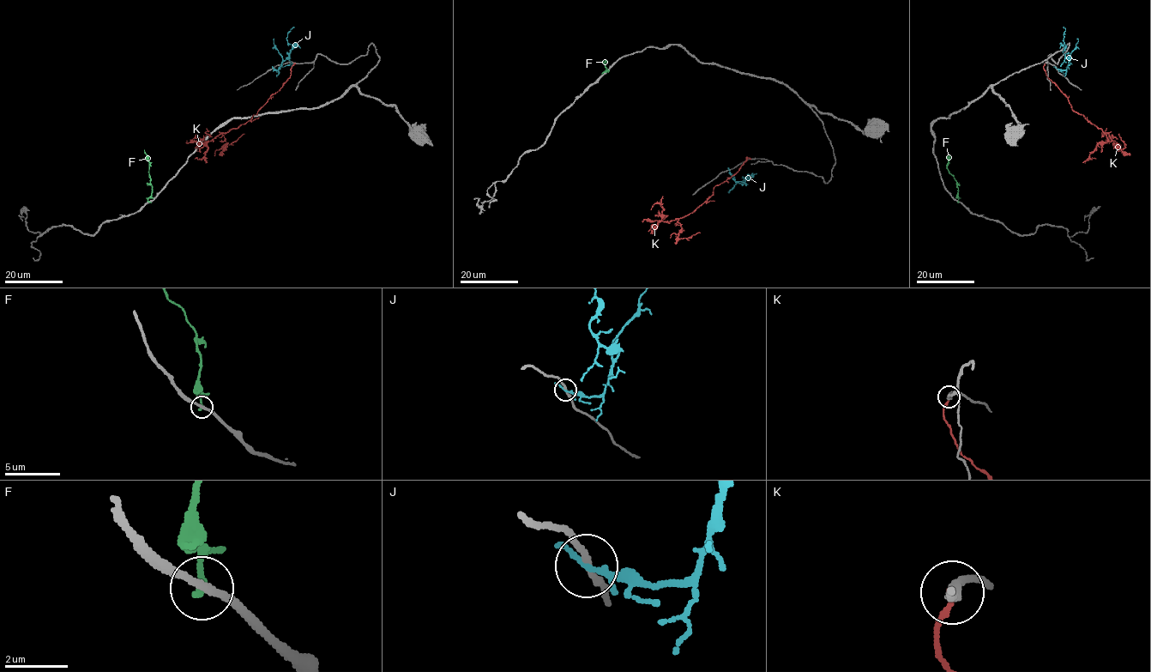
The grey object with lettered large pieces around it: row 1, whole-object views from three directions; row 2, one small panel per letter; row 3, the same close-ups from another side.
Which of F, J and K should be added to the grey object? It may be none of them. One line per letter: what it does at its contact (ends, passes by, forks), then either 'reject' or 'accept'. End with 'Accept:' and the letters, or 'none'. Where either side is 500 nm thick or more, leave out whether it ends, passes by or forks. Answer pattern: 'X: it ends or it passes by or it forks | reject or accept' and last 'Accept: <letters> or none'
F: it ends | reject
J: it forks | reject
K: it ends | accept
Accept: K

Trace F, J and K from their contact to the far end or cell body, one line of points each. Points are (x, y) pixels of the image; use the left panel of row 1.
F: (148, 202), (152, 187), (149, 163), (144, 150)
J: (274, 68), (277, 69), (289, 57), (292, 45), (286, 37), (293, 27)
K: (294, 63), (291, 75), (257, 114), (236, 128), (206, 142), (207, 149), (204, 155), (201, 159), (195, 159)

